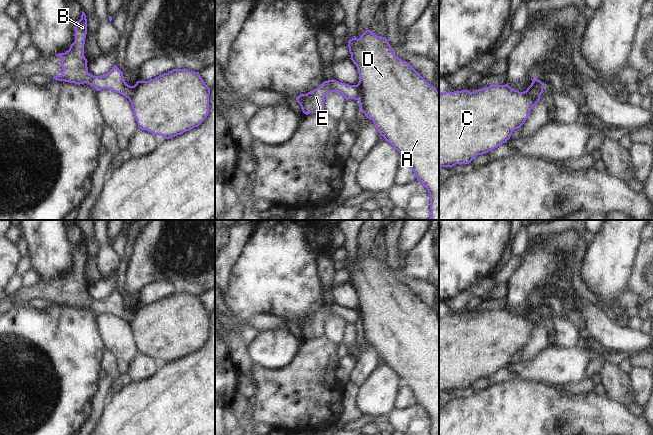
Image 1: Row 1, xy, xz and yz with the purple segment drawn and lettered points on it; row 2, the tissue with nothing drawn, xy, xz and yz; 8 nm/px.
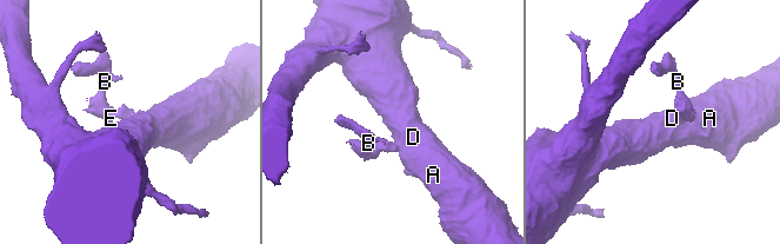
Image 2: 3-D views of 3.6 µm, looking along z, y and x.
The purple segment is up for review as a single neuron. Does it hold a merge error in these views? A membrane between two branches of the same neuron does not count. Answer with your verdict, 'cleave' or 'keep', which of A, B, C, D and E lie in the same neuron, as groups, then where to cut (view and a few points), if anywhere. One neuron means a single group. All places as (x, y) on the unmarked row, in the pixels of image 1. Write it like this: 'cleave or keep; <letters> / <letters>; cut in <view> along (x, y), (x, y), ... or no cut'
cleave; A C D / B E; cut in yz along (528, 311), (528, 315), (532, 319), (539, 321)

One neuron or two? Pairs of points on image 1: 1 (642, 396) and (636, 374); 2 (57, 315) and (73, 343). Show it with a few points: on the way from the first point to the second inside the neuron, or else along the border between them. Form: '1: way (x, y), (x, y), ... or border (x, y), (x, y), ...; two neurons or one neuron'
1: way (642, 391), (641, 379); one neuron
2: way (57, 322), (59, 329), (66, 336); one neuron

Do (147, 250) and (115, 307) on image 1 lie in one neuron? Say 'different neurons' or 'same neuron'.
different neurons

